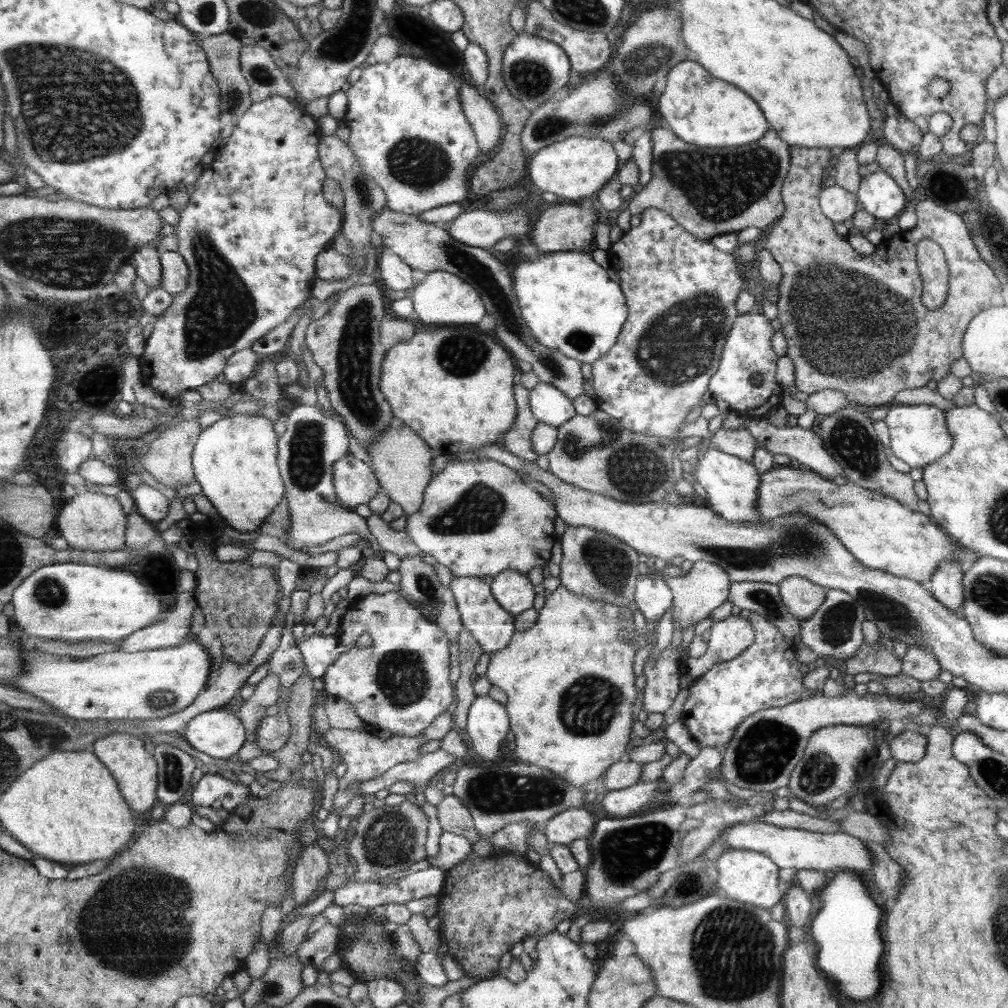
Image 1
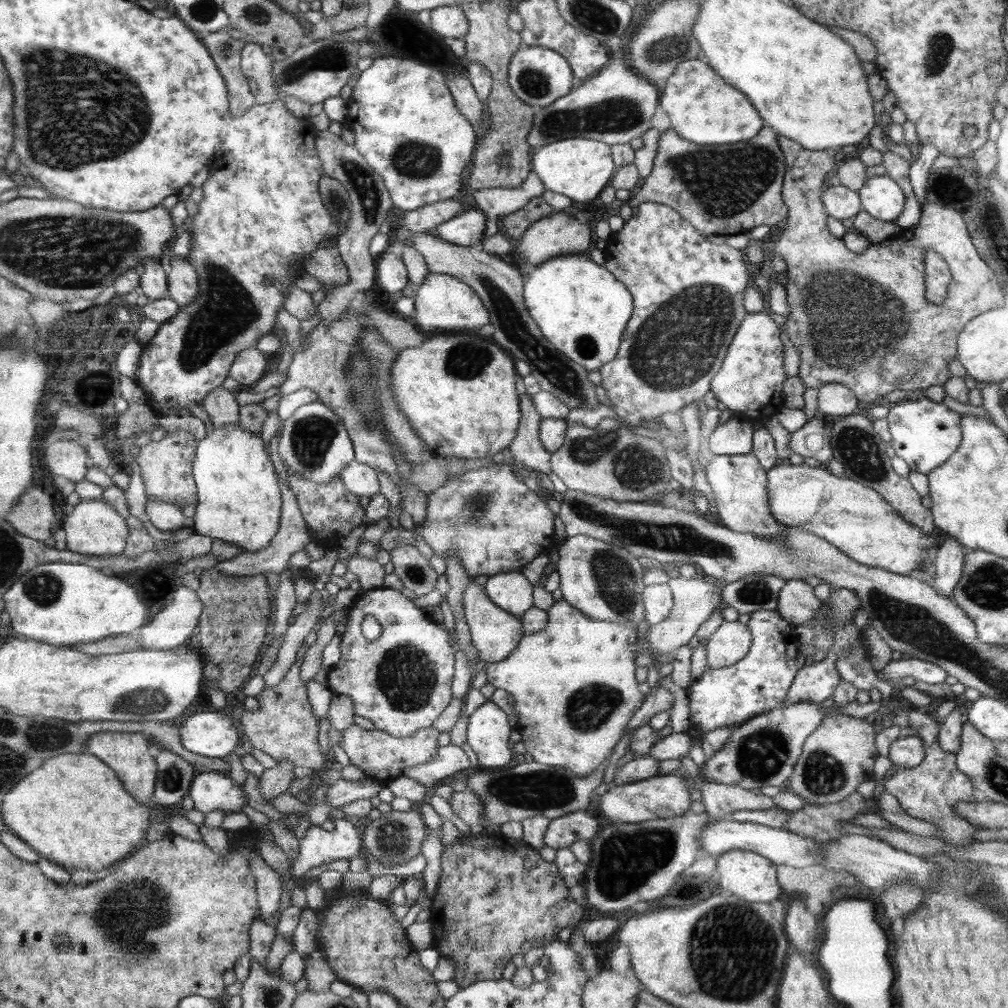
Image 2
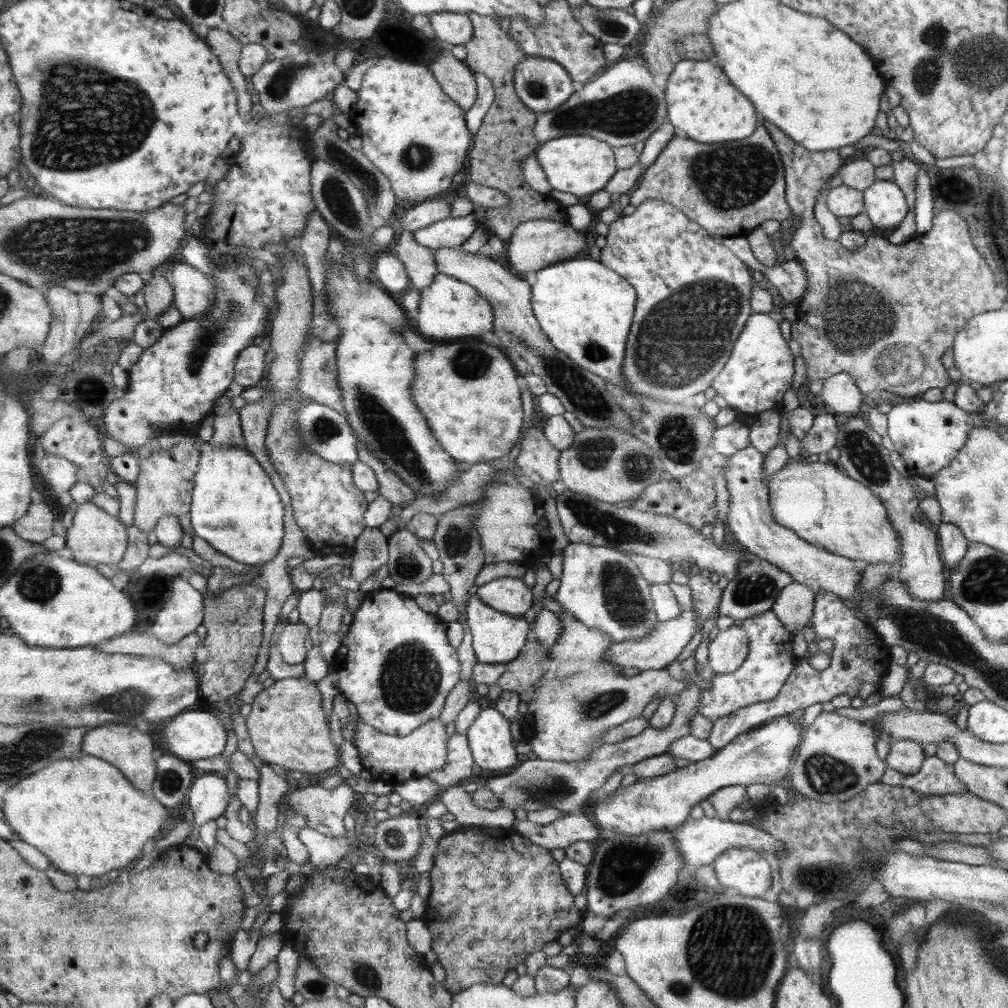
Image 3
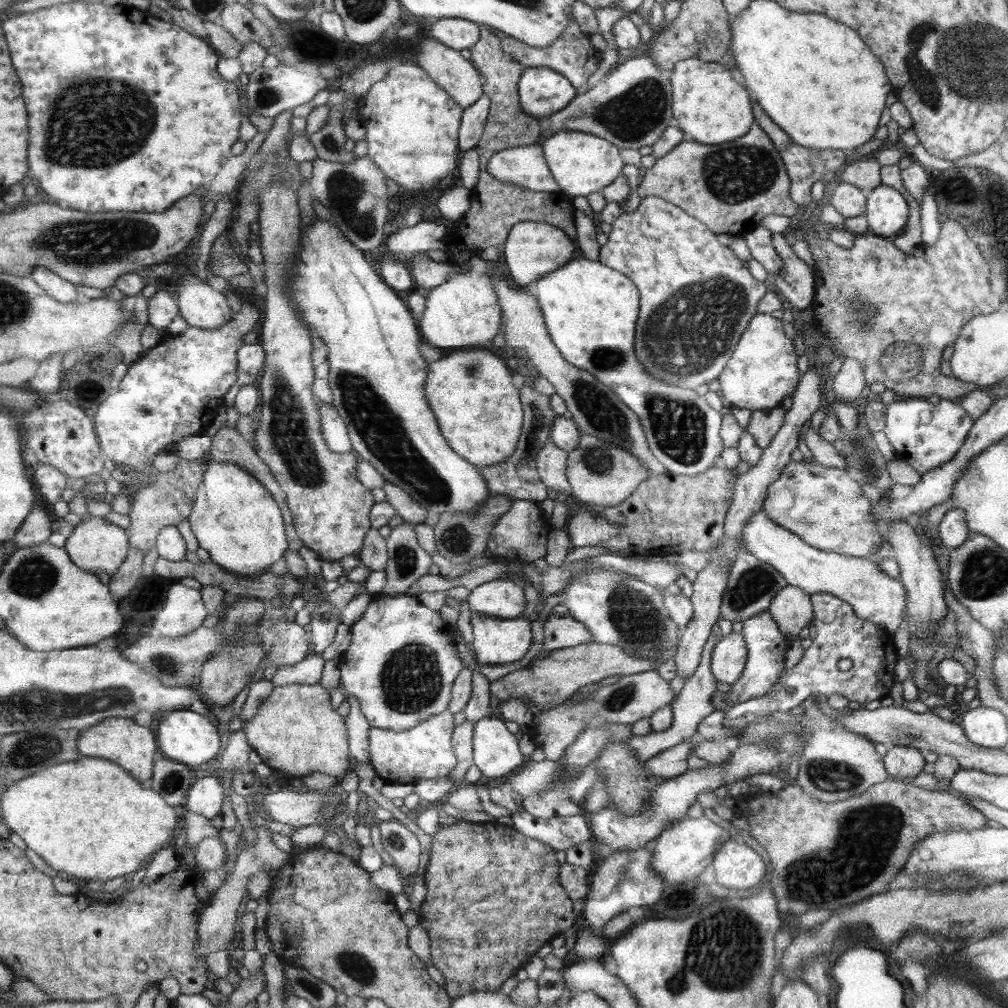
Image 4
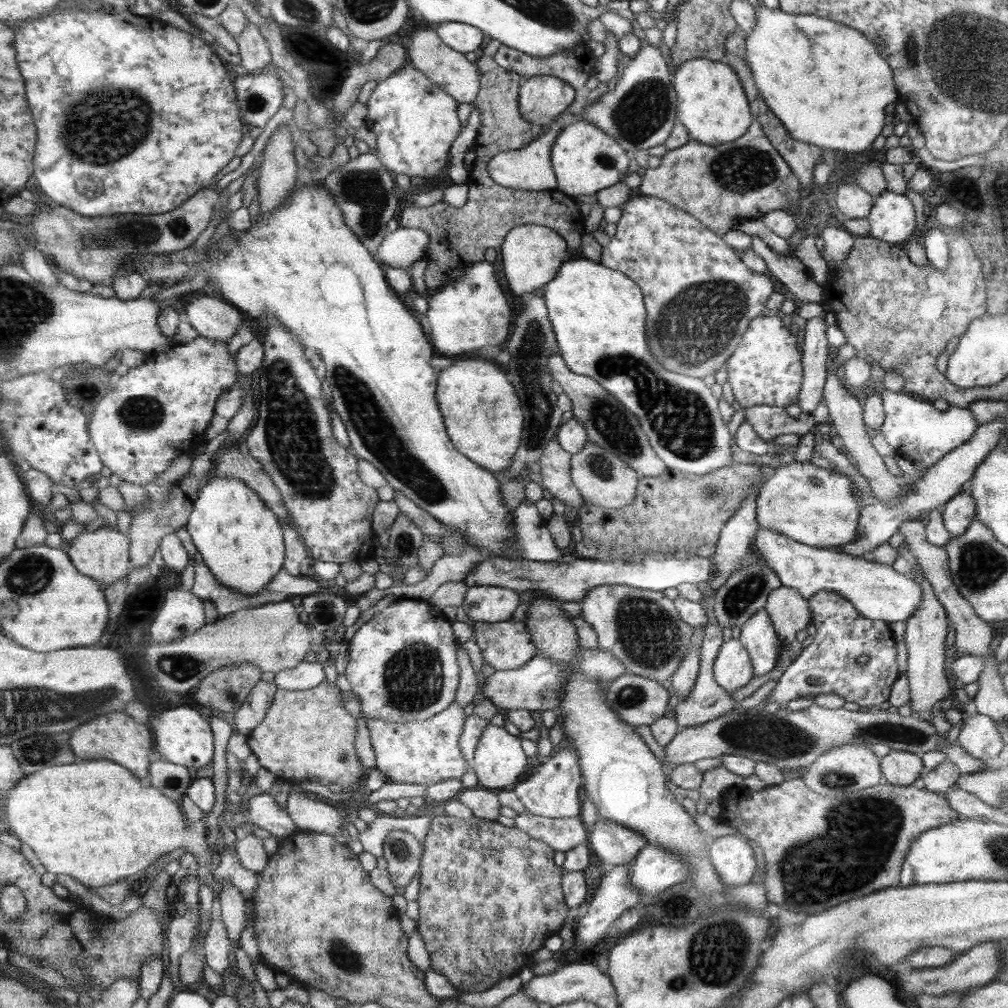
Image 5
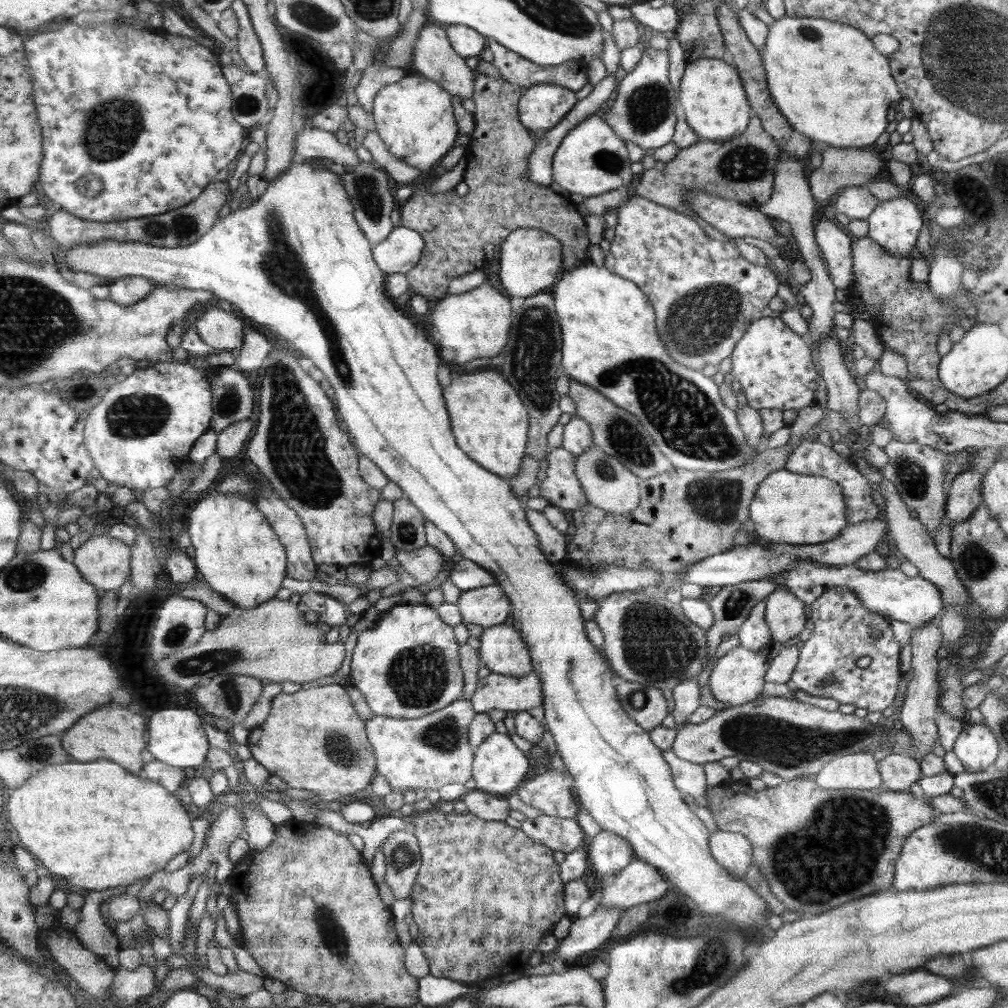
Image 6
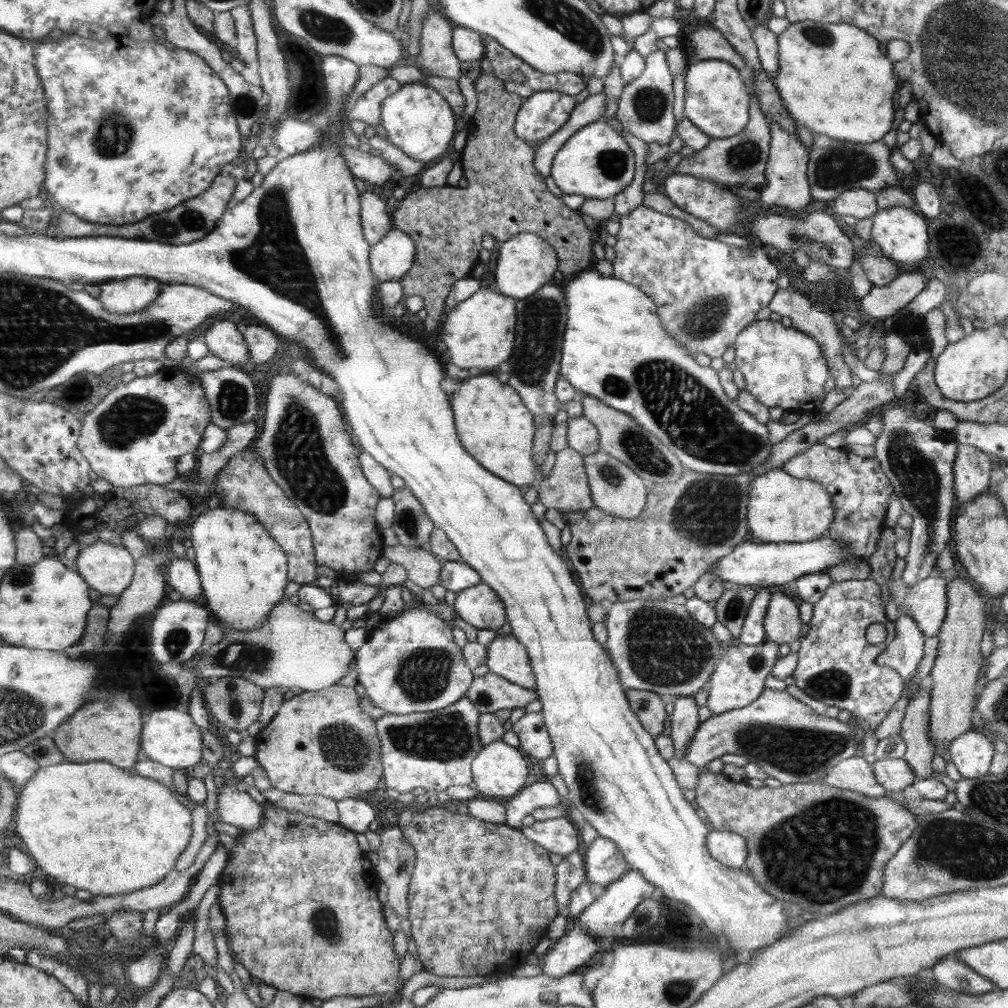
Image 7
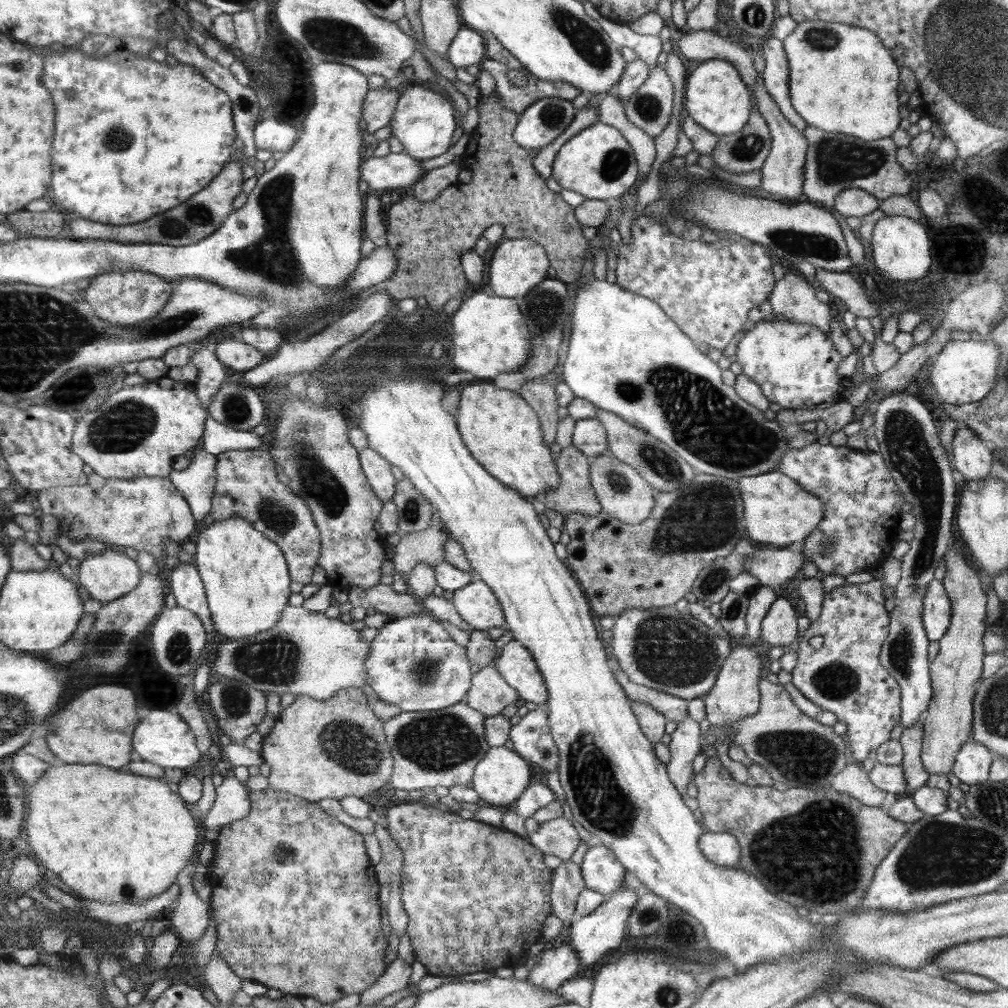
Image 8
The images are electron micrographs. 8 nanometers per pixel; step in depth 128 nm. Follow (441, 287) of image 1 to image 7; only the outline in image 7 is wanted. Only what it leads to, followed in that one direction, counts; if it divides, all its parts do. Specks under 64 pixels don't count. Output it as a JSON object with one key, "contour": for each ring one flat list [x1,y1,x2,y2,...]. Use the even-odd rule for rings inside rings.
{"contour":[[480,288,468,299,458,303,450,313,445,313,439,331,442,342,450,353,450,362,458,368,494,370,512,357,516,332,515,299]]}

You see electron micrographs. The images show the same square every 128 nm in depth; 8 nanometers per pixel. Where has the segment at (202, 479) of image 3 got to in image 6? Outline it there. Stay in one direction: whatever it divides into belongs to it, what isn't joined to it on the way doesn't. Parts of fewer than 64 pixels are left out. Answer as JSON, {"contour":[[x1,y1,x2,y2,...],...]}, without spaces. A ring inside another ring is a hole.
{"contour":[[210,489,194,501,193,509,188,514,184,530,191,538,191,557,199,577,210,585,210,588,222,595,222,598,233,602,235,608,252,610,267,600,274,599,282,588,287,576,287,554,274,529,250,498,238,493,220,493]]}

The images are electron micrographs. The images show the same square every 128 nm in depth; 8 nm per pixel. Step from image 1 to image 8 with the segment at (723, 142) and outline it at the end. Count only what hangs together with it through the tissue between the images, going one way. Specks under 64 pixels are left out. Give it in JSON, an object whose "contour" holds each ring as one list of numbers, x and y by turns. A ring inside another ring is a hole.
{"contour":[[720,59,702,61,687,77,684,114,719,136,740,133,749,121,753,107,751,92,741,75,729,62]]}

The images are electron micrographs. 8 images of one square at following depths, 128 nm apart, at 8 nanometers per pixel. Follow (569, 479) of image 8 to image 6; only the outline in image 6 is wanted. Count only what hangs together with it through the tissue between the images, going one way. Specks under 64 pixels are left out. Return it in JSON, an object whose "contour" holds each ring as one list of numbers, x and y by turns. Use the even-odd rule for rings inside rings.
{"contour":[[553,448,543,463,546,479,539,483,540,497,565,513,578,510,588,503,575,473,576,457,565,448]]}

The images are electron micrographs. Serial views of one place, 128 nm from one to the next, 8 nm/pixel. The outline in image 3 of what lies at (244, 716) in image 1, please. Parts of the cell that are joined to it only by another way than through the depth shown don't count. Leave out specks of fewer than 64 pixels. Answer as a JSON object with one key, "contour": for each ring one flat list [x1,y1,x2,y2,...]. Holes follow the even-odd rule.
{"contour":[[288,623,277,639,277,651,282,660,289,665,298,665,306,658,306,639,308,627,304,623]]}

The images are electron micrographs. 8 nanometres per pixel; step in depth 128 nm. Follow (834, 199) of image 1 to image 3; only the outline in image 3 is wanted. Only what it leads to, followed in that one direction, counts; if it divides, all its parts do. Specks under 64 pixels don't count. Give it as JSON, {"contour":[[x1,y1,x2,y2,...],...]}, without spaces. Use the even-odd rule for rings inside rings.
{"contour":[[843,184,831,188,825,195,830,212,837,218,854,217,864,212,863,191]]}

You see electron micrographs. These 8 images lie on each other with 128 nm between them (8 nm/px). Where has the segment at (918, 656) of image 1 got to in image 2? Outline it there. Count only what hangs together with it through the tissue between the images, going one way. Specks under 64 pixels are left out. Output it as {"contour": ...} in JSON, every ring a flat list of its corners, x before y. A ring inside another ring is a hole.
{"contour":[[917,658,891,660,890,664,881,668,880,671,892,688,896,688,898,681,905,676,912,676,917,682,931,685,945,682,947,676,947,672,940,666]]}

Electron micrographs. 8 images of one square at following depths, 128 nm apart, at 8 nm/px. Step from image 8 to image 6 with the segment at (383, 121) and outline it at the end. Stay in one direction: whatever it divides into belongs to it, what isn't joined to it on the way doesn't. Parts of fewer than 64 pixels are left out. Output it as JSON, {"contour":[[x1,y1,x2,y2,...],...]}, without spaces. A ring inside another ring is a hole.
{"contour":[[378,62,369,65,363,71,358,85,355,87,355,93,358,98,357,104,362,106,366,112,373,111,373,102,376,95,387,84,394,84,406,76,404,68,384,66]]}

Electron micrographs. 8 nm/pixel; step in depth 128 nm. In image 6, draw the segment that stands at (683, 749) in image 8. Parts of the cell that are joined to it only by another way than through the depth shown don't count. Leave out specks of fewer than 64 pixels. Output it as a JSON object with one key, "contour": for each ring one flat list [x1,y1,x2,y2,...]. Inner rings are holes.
{"contour":[[698,675,678,683,672,690,672,700,676,703,669,718,676,722,677,729,684,727,692,713,700,706,700,687]]}

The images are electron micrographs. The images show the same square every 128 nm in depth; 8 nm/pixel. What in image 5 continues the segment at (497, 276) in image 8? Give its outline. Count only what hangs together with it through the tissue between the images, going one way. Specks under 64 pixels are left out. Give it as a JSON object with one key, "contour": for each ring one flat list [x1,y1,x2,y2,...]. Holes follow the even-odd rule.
{"contour":[[521,225,512,228,502,244,504,274,512,294,531,294,551,282,566,260,567,243,548,226]]}

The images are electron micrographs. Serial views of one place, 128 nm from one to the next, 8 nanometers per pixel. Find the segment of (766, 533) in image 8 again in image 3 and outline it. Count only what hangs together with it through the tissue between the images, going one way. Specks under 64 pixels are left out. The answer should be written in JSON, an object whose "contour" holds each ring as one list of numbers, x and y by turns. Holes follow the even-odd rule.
{"contour":[[790,459,771,476,767,482,767,489,770,492,769,505,773,510,775,521,793,530,802,540,824,548,832,554,851,558,853,561,865,560,868,564,890,563,891,565,899,561,901,542,880,498,876,497,869,488,850,478,832,462]]}

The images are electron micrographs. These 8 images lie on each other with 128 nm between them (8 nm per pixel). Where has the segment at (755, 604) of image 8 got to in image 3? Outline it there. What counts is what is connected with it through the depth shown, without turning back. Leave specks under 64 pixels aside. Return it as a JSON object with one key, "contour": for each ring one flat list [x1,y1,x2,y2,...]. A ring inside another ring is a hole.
{"contour":[[772,609,744,619,742,627,748,637,749,648,744,662,730,674,715,673,710,681,712,687,709,690,700,690,700,705,696,710,711,722,740,708,774,700,796,664,796,657,792,652,795,634,790,634,784,628]]}

